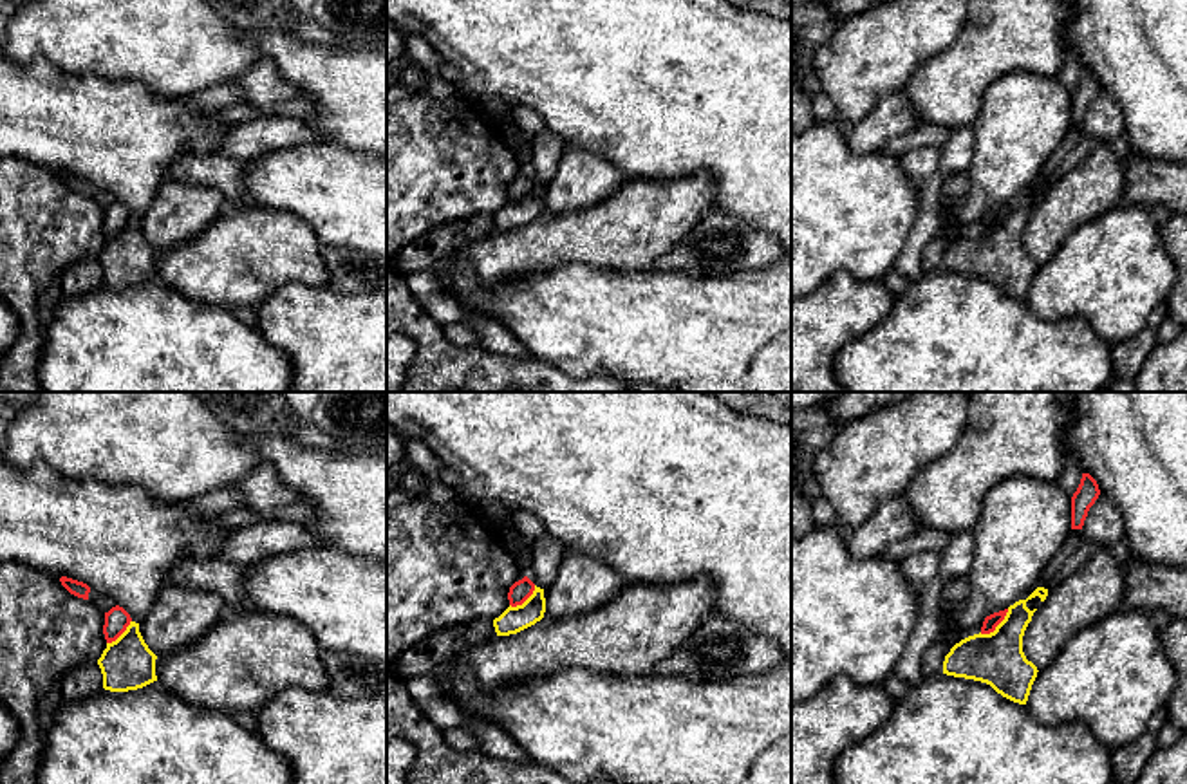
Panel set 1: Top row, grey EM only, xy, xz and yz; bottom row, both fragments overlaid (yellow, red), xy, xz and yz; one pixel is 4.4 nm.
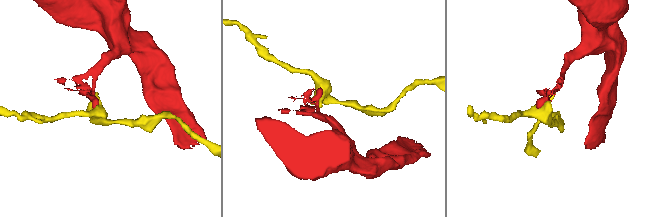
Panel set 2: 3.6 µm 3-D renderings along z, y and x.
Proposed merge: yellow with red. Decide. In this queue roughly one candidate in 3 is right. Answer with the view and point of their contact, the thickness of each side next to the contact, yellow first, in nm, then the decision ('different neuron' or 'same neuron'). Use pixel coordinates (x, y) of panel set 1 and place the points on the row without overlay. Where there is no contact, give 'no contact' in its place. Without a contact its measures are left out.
meets yellow in yz at (996, 223); 240 nm thick on the yellow side, 70 nm on the other; different neuron

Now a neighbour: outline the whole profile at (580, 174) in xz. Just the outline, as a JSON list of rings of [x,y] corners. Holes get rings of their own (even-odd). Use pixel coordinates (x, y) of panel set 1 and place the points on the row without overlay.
[[[565,143],[553,179],[544,184],[544,213],[584,211],[609,197],[623,182],[625,175],[609,161]]]

